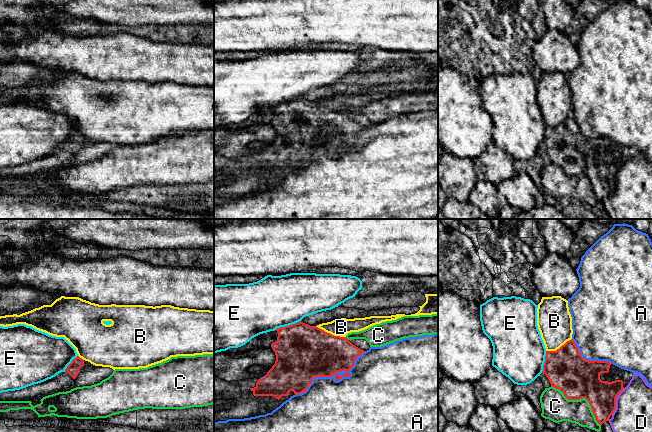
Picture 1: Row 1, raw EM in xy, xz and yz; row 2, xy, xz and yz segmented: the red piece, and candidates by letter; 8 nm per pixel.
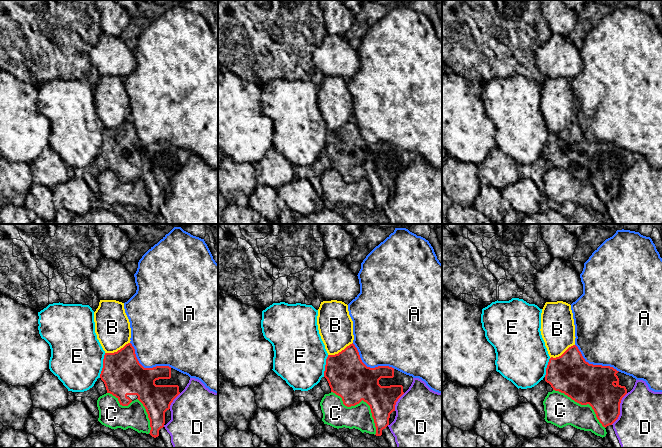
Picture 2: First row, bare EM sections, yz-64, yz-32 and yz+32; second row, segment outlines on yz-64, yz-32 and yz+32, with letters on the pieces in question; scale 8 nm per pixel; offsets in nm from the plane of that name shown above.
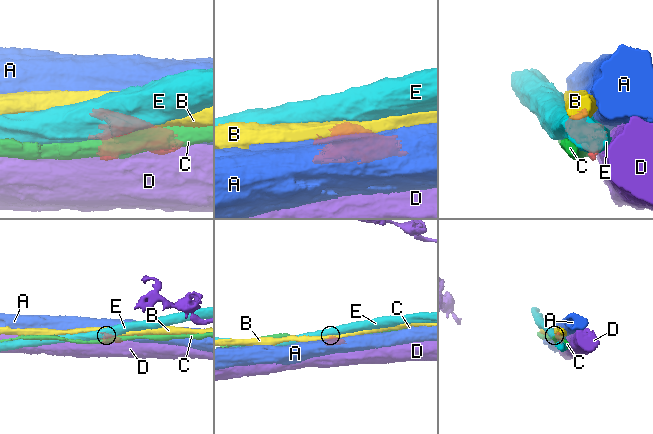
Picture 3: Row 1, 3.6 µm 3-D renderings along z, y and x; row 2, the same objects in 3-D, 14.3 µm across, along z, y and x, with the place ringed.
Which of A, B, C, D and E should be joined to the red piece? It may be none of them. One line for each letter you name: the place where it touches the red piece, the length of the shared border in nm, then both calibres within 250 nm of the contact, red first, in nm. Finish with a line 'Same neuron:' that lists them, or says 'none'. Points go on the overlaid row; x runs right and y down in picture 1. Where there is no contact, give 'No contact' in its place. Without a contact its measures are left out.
Same neuron: none

